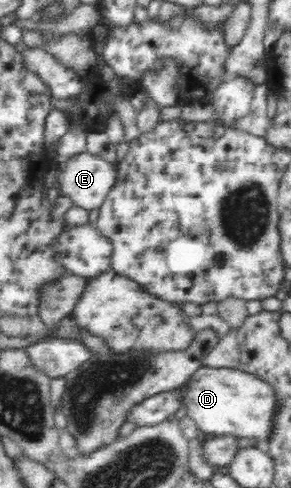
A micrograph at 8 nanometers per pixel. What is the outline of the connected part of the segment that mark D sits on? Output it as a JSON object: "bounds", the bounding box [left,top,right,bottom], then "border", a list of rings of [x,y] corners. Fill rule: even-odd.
{"bounds":[178,365,274,443],"border":[[[202,365],[197,369],[178,390],[181,405],[185,406],[187,416],[195,422],[200,432],[215,434],[215,436],[233,435],[243,438],[245,443],[266,441],[270,433],[270,424],[274,414],[274,391],[257,375],[233,368],[215,368]]]}

